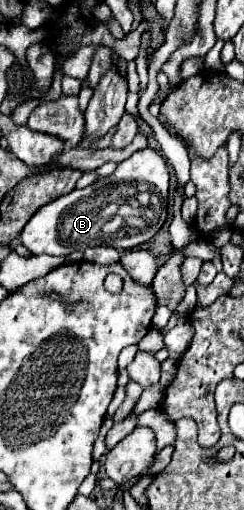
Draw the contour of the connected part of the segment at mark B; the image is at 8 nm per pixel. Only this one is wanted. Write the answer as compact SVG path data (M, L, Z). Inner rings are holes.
M147 147L121 161L113 173L113 181L111 177L99 177L93 185L85 189L73 189L69 195L63 195L41 207L21 231L21 241L33 255L69 255L75 249L95 245L115 247L119 251L133 249L149 241L163 227L167 219L167 195L167 161L155 149ZM137 207L143 209L145 215L141 215L143 219L133 225Z

